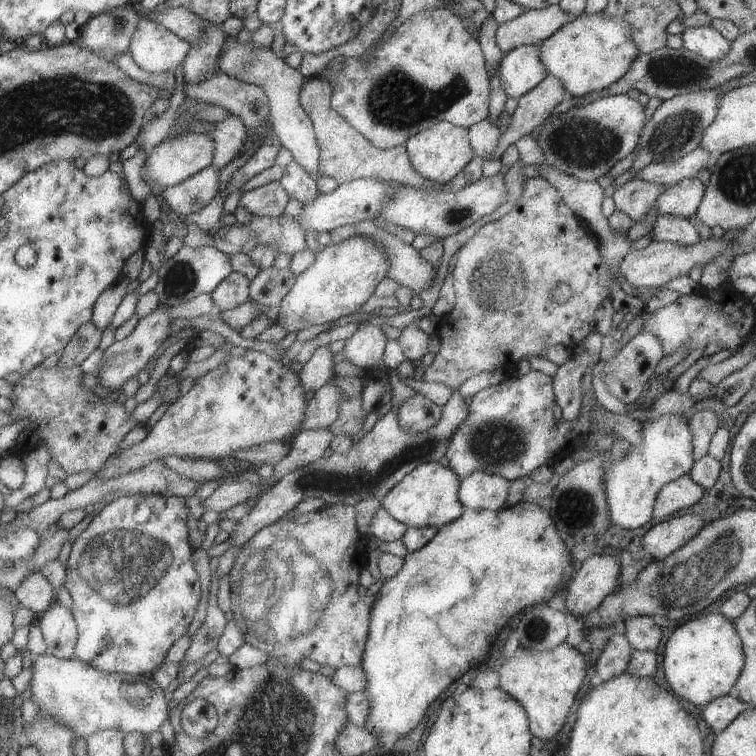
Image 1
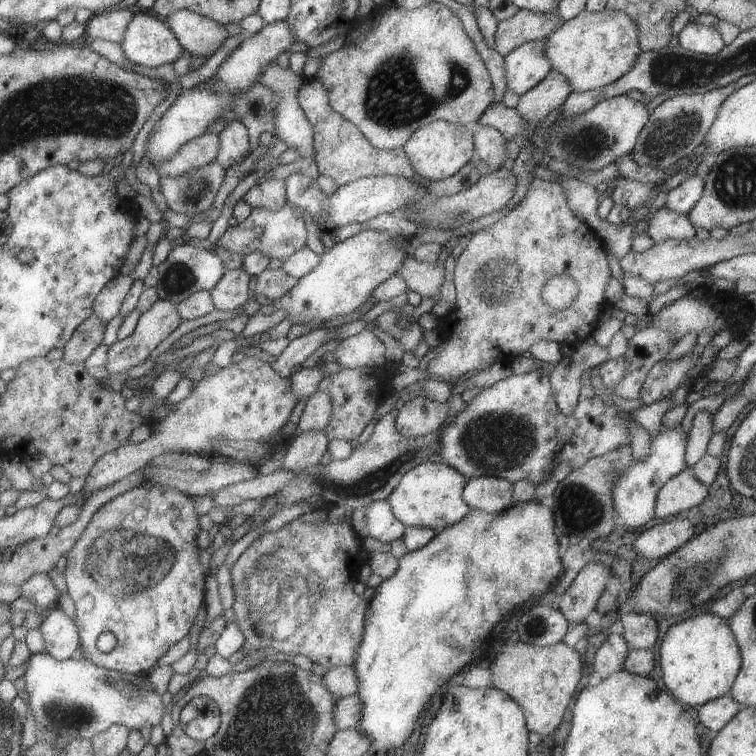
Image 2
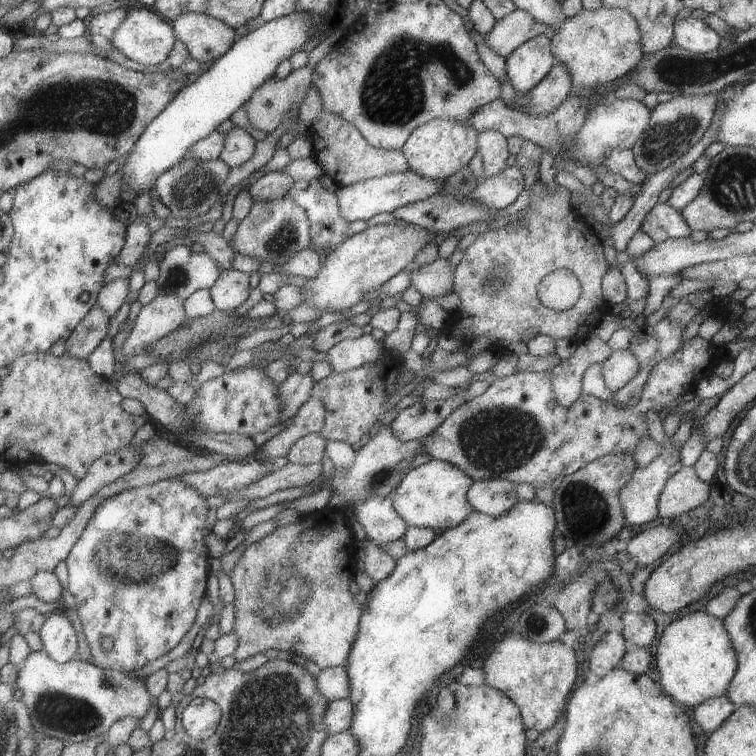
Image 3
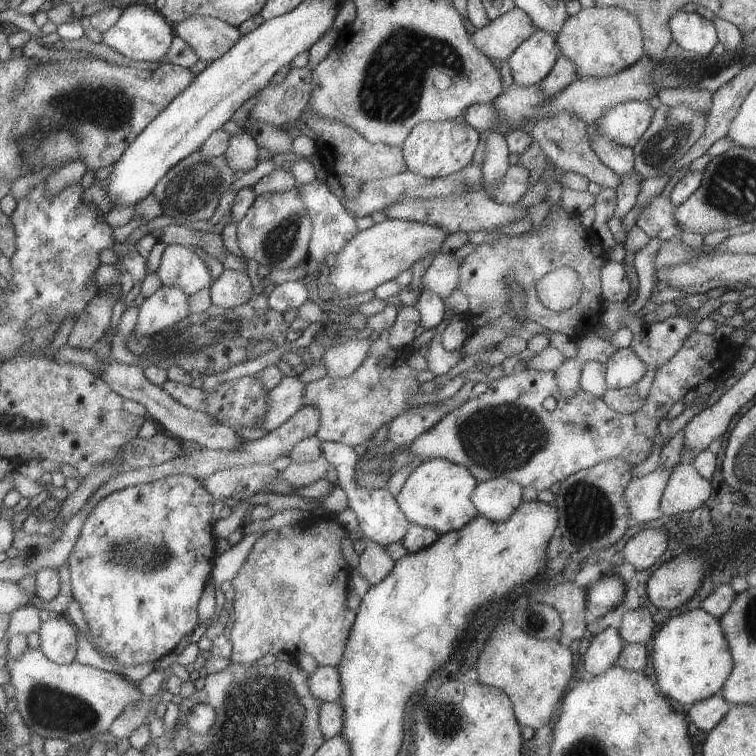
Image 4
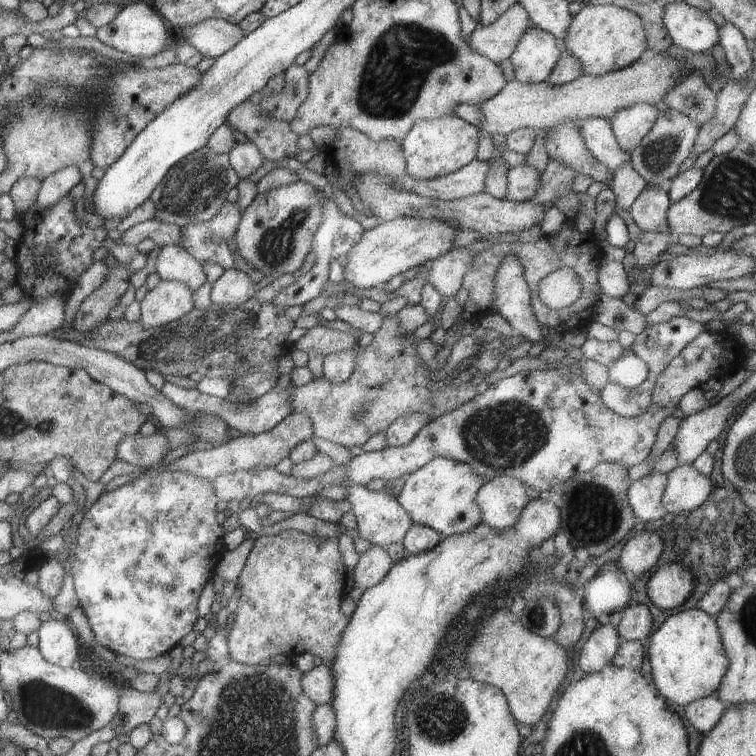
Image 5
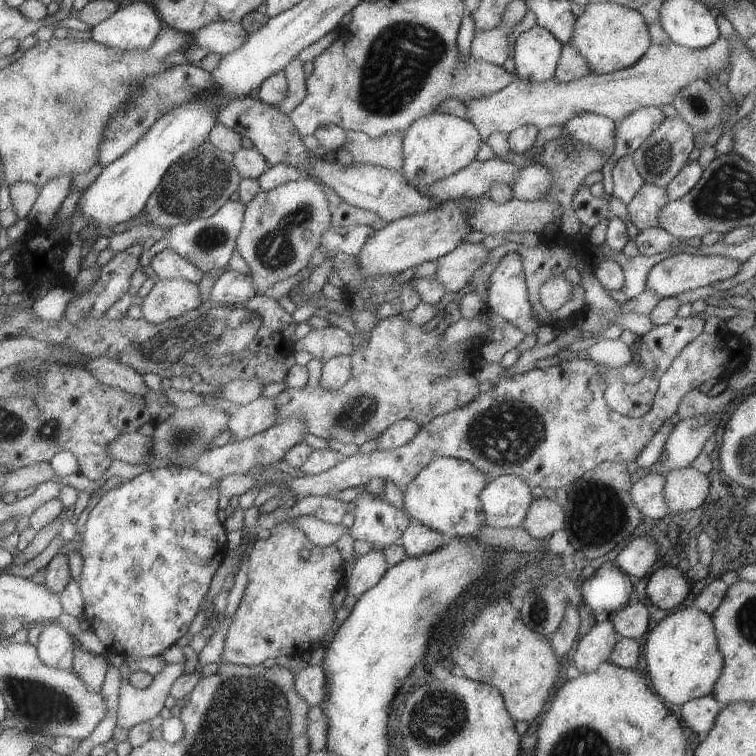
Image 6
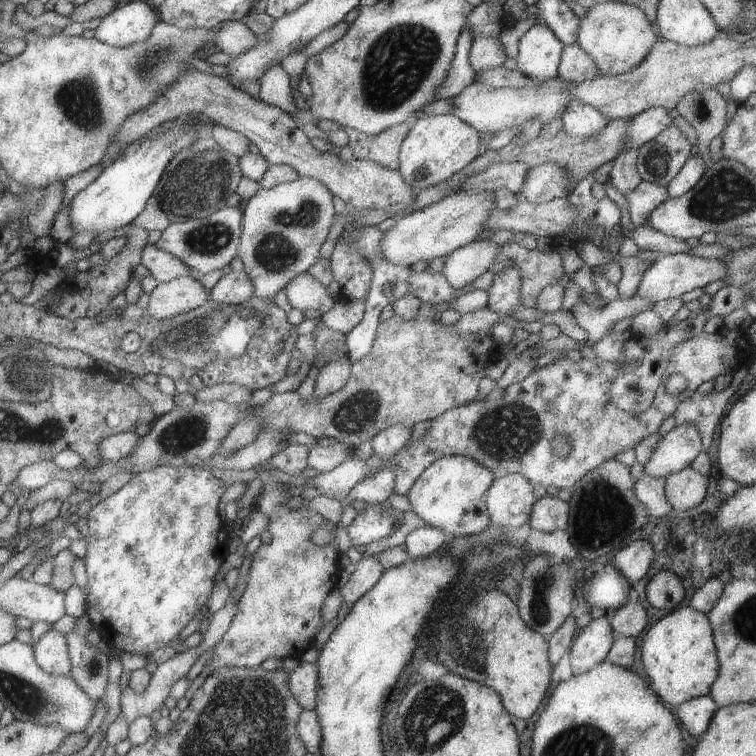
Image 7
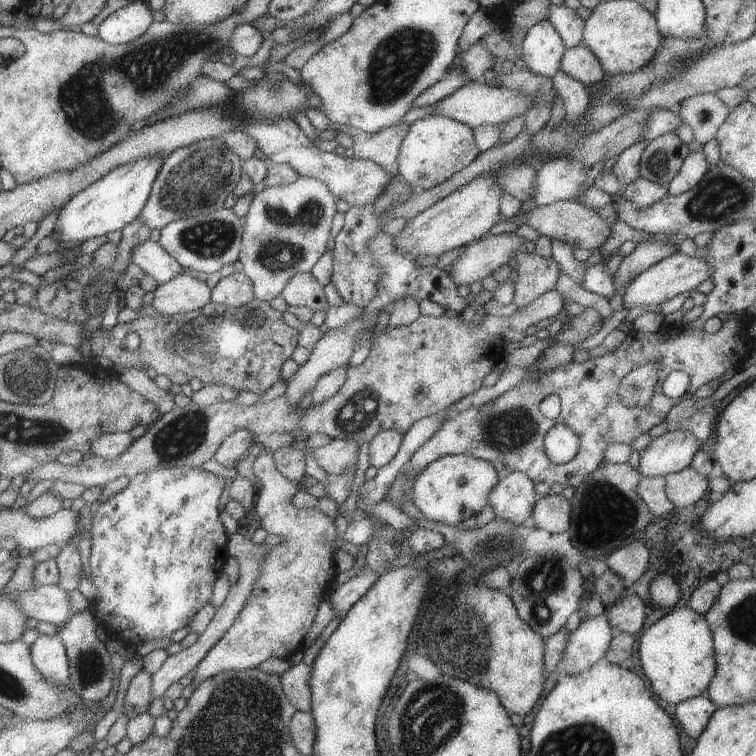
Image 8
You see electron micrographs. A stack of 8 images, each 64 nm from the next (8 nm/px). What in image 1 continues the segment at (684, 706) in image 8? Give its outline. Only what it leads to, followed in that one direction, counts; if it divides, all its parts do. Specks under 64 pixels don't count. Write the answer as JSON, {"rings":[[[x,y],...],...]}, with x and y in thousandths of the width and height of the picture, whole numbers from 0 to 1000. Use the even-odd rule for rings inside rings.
{"rings":[[[970,917],[939,927],[929,937],[927,948],[944,970],[948,971],[955,968],[974,947],[993,934],[993,931],[987,931],[981,926],[976,926],[972,922],[972,917]]]}

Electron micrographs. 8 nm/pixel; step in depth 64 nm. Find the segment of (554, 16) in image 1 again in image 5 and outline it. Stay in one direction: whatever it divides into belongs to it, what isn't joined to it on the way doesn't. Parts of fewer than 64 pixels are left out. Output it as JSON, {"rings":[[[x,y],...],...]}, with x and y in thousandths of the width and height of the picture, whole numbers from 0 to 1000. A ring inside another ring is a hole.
{"rings":[[[683,3],[653,32],[631,33],[620,48],[620,60],[635,74],[643,74],[646,79],[661,86],[669,77],[676,77],[685,53],[698,38],[700,19],[688,3]]]}

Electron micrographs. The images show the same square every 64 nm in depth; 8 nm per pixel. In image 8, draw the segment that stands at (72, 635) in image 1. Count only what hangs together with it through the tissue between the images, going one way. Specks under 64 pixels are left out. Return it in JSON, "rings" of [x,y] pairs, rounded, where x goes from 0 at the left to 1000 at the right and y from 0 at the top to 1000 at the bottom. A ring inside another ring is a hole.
{"rings":[[[50,840],[48,849],[40,854],[40,862],[50,892],[56,892],[69,907],[91,909],[91,873],[78,840]]]}

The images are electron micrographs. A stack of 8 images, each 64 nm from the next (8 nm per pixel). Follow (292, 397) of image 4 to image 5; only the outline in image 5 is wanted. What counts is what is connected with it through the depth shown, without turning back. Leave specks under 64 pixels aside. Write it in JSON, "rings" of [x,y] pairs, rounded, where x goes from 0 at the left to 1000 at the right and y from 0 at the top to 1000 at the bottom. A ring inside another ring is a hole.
{"rings":[[[225,504],[217,507],[214,519],[225,532],[229,532],[233,537],[238,537],[241,542],[290,550],[299,558],[303,566],[316,570],[321,574],[320,577],[328,577],[360,569],[368,558],[373,558],[378,550],[386,546],[386,516],[389,513],[390,511],[386,511],[385,507],[376,516],[357,515],[352,521],[344,524],[344,526],[328,532],[328,534],[320,534],[320,537],[315,537],[311,529],[271,522],[259,515],[245,515],[243,512],[233,511],[233,508],[225,507]]]}

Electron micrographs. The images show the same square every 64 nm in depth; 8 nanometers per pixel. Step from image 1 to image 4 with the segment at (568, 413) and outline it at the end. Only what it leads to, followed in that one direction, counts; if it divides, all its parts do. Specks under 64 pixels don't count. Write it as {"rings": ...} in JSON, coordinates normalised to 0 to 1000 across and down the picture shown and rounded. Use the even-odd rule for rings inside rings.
{"rings":[[[782,438],[776,439],[775,444],[769,446],[766,451],[763,471],[749,475],[746,481],[734,491],[741,524],[746,529],[757,526],[765,519],[765,513],[769,513],[767,500],[772,479],[791,478],[802,481],[807,476],[807,471],[817,463],[810,452],[794,447]]]}

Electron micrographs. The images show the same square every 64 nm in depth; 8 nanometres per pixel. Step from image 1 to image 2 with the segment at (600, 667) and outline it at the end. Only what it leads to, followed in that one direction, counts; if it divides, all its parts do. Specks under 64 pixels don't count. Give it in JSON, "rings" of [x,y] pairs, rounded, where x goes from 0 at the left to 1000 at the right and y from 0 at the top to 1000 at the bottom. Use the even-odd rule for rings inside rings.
{"rings":[[[810,839],[790,860],[784,886],[791,889],[799,899],[804,894],[825,886],[825,878],[832,862],[832,853],[824,841]]]}

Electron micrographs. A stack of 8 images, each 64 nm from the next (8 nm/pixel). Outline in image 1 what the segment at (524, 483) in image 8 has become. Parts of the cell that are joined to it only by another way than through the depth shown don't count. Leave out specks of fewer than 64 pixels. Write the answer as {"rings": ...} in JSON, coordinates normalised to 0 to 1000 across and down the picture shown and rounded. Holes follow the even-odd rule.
{"rings":[[[624,624],[608,634],[606,659],[624,675],[660,676],[668,671],[675,648],[675,636],[647,624]]]}

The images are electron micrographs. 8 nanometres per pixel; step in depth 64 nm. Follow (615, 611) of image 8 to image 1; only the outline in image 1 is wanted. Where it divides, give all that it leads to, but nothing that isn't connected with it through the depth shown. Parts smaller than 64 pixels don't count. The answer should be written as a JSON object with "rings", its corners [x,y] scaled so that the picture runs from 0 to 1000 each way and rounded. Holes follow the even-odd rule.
{"rings":[[[831,815],[825,819],[827,839],[837,860],[870,860],[876,849],[876,829],[857,815]]]}

